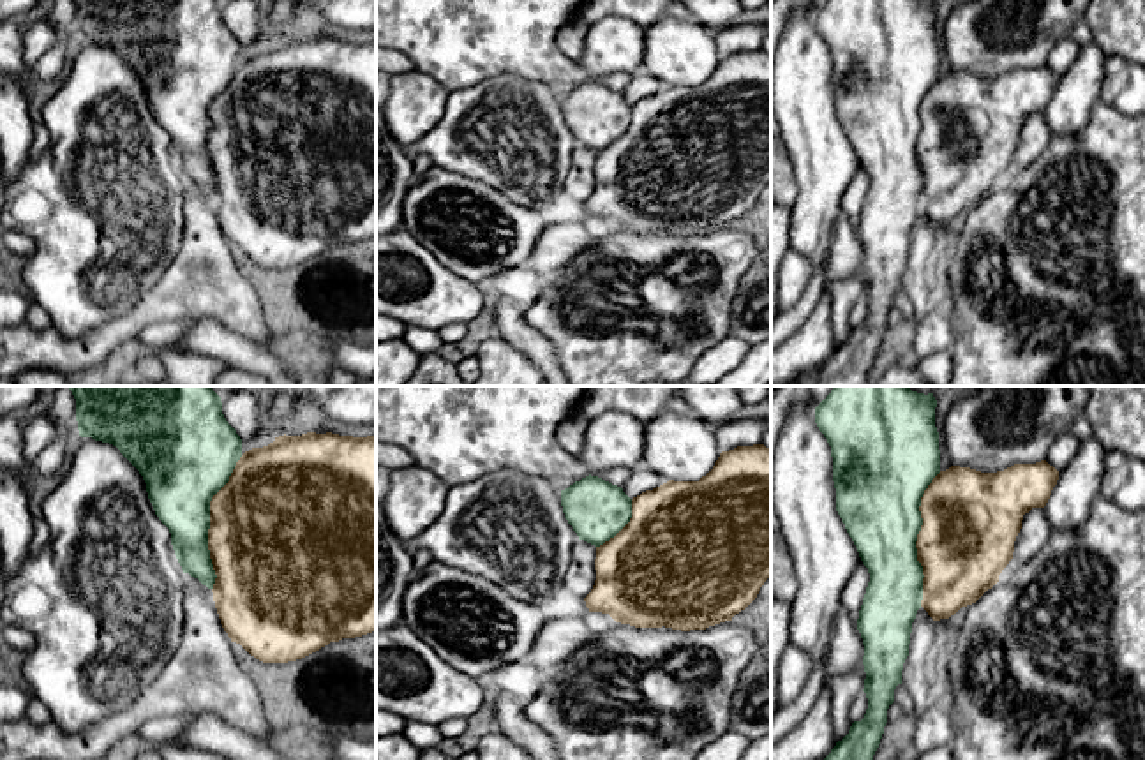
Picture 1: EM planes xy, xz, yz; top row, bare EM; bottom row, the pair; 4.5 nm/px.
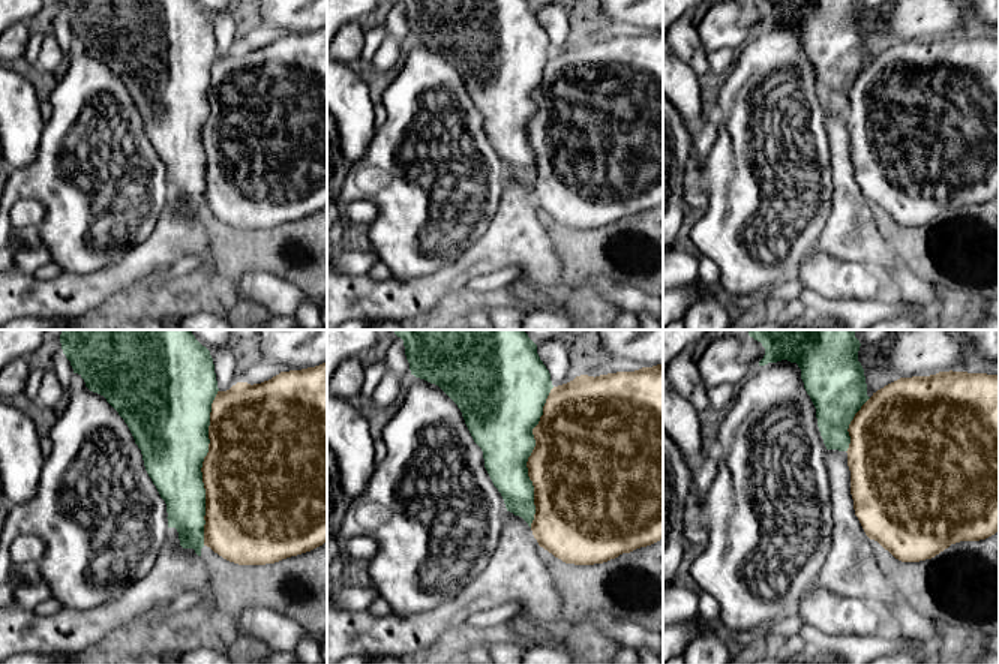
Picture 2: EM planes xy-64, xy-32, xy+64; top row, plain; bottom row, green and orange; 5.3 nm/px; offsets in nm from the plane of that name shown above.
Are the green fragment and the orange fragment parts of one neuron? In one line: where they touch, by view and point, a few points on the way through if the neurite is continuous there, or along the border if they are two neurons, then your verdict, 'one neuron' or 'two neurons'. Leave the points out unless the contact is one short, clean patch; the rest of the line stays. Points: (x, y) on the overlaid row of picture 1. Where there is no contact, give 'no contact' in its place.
yz (916, 538) | one neuron

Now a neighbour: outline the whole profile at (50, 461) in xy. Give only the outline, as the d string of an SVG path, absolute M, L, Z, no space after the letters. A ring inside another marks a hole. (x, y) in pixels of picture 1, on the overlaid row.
M60 436L51 441L30 464L30 478L37 483L48 483L69 458L72 441Z

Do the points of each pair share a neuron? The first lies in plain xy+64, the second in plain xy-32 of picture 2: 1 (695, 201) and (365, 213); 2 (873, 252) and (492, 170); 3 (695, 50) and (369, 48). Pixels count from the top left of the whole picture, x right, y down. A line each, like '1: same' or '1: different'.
1: same
2: different
3: different

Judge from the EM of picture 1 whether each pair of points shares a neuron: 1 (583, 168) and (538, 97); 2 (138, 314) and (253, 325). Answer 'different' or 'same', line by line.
1: different
2: same

